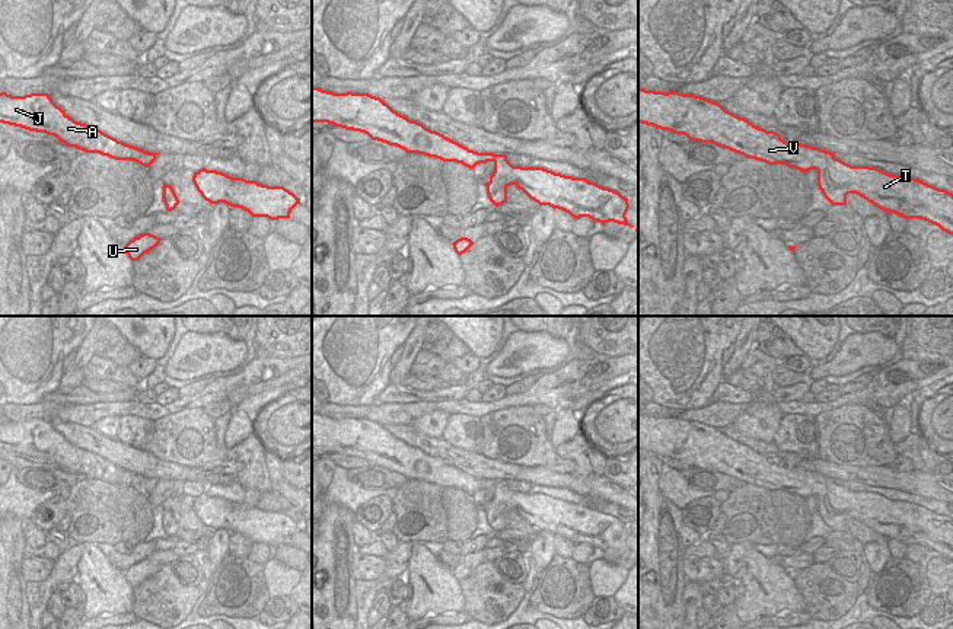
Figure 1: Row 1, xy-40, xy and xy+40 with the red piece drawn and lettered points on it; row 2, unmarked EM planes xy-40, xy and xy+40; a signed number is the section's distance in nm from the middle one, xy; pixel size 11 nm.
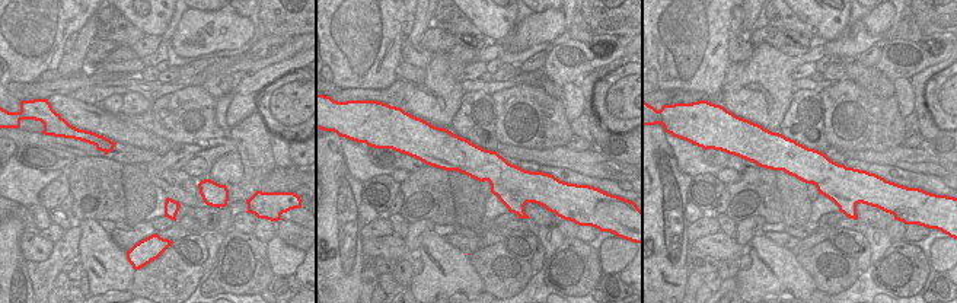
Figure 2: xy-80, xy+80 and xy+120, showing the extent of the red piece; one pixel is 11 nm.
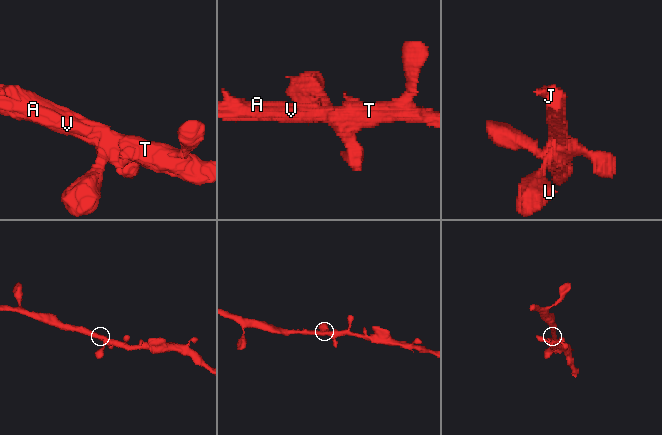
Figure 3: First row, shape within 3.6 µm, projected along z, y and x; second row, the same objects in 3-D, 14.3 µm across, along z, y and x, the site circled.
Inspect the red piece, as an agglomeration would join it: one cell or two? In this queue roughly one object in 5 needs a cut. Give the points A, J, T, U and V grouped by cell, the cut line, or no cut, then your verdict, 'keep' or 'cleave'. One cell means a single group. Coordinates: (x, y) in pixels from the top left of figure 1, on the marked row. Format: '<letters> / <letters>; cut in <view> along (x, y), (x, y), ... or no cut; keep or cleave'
A J T U V; no cut; keep

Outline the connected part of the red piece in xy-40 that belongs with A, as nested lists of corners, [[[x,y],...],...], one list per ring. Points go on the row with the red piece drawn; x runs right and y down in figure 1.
[[[0,93],[0,122],[57,137],[68,147],[99,153],[115,160],[134,160],[149,167],[159,153],[118,141],[101,130],[77,122],[57,106],[48,93],[12,96]]]

